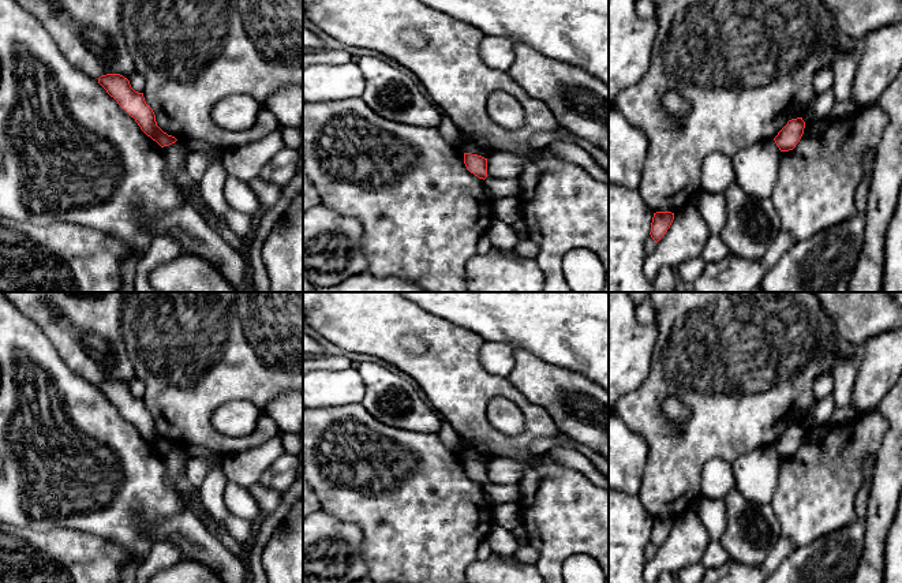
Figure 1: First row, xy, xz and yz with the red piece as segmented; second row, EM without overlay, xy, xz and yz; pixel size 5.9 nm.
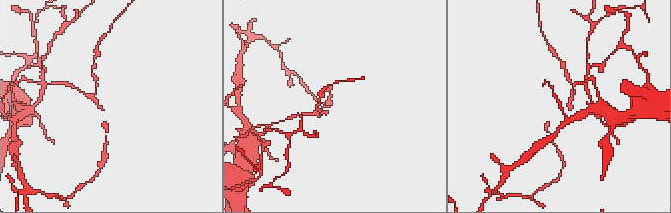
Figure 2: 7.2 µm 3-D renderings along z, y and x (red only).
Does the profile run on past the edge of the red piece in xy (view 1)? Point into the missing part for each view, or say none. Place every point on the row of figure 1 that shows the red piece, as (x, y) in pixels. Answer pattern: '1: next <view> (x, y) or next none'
1: next none

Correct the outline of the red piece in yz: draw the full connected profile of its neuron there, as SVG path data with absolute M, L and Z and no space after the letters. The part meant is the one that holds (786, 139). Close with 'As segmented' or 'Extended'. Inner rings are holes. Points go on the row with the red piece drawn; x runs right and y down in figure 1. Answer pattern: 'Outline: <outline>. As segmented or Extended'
Outline: M802 117L791 119L774 138L781 152L789 152L800 142L805 128Z. As segmented

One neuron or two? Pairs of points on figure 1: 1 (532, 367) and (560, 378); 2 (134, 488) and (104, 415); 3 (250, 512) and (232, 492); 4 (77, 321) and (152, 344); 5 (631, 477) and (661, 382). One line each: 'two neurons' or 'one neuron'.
1: one neuron
2: one neuron
3: one neuron
4: two neurons
5: two neurons

